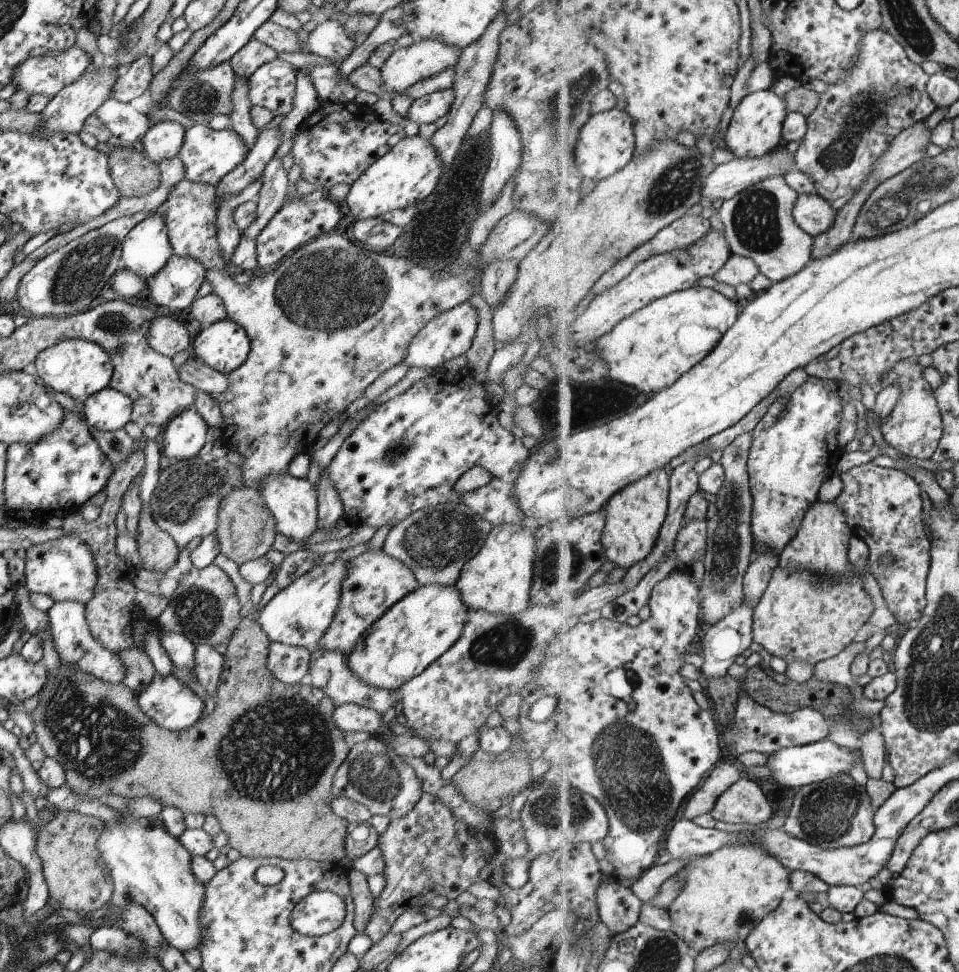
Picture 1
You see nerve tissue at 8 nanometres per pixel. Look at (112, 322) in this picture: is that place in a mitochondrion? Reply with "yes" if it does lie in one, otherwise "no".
yes

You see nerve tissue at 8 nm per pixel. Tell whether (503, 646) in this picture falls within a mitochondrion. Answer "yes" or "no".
yes

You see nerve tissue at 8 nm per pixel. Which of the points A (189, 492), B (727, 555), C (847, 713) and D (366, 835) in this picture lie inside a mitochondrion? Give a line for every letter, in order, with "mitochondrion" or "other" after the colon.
A: mitochondrion
B: mitochondrion
C: mitochondrion
D: other

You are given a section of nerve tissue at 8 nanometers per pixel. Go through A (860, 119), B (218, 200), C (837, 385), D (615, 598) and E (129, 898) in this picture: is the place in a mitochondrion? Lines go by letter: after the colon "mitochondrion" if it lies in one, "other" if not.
A: mitochondrion
B: other
C: other
D: other
E: other

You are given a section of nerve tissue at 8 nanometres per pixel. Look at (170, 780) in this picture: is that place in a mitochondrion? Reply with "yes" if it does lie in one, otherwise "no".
no

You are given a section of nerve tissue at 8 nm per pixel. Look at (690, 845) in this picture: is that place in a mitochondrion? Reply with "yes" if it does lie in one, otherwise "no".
no

